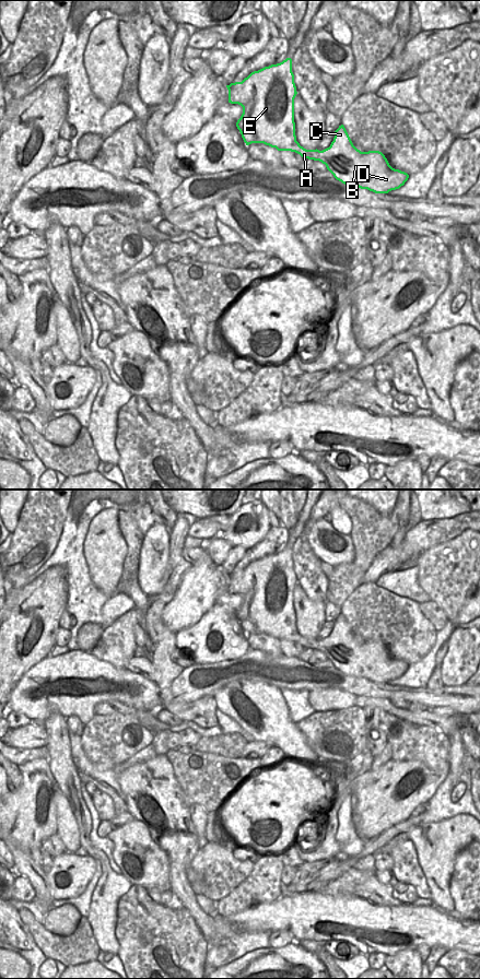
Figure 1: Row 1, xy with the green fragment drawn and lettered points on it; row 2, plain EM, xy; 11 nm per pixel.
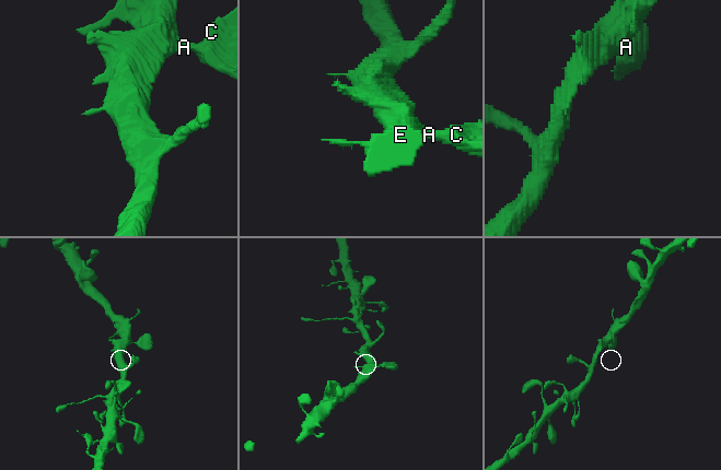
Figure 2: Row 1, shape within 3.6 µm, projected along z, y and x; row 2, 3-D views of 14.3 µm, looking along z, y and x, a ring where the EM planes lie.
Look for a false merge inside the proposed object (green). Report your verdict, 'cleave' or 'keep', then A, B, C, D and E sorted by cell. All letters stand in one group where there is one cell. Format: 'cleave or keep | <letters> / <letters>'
keep | A B C D E

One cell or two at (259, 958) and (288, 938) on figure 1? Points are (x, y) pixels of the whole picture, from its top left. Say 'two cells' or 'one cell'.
two cells

